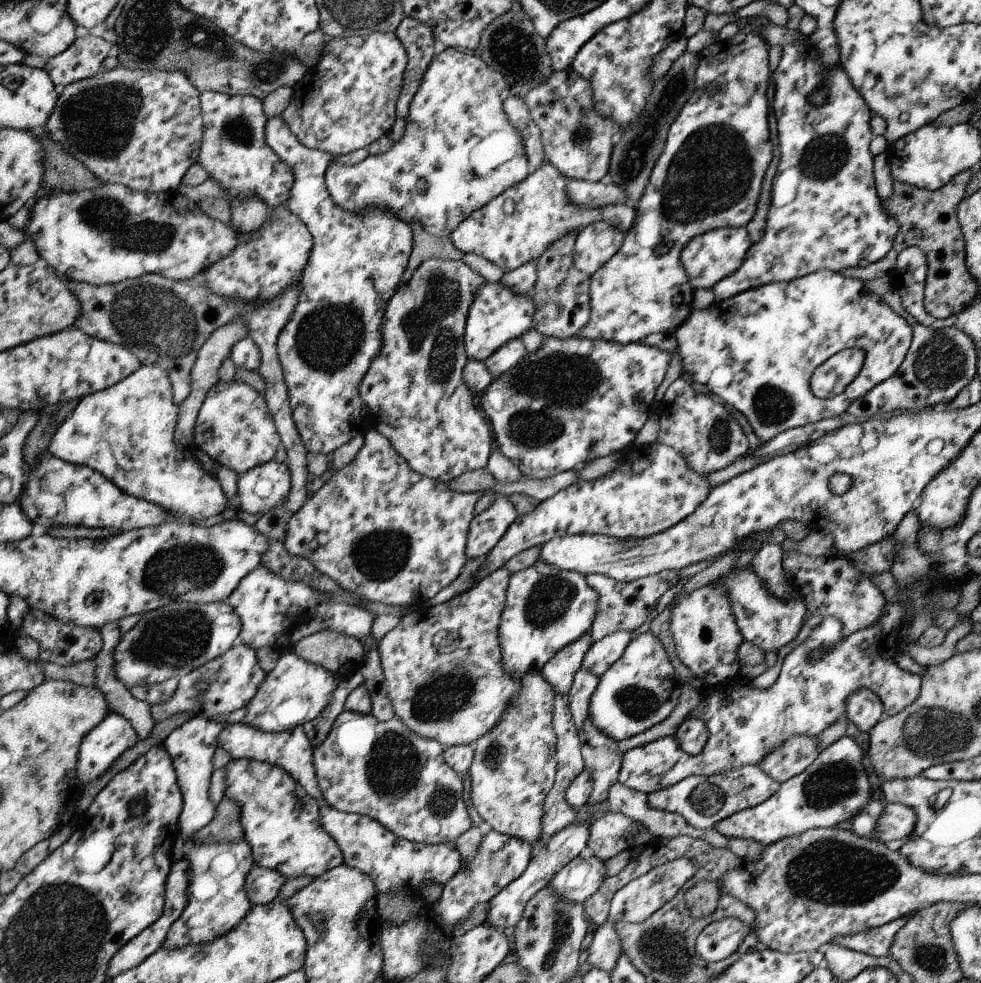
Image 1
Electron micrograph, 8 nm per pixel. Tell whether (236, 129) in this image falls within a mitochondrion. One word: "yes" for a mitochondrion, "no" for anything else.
yes

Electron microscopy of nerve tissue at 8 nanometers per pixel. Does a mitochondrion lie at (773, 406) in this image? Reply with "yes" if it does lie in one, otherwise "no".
yes

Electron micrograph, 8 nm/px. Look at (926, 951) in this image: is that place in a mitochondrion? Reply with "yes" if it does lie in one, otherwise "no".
yes

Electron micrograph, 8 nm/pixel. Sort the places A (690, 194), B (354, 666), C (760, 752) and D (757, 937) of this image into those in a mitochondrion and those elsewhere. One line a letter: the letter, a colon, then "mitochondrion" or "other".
A: mitochondrion
B: other
C: other
D: other

